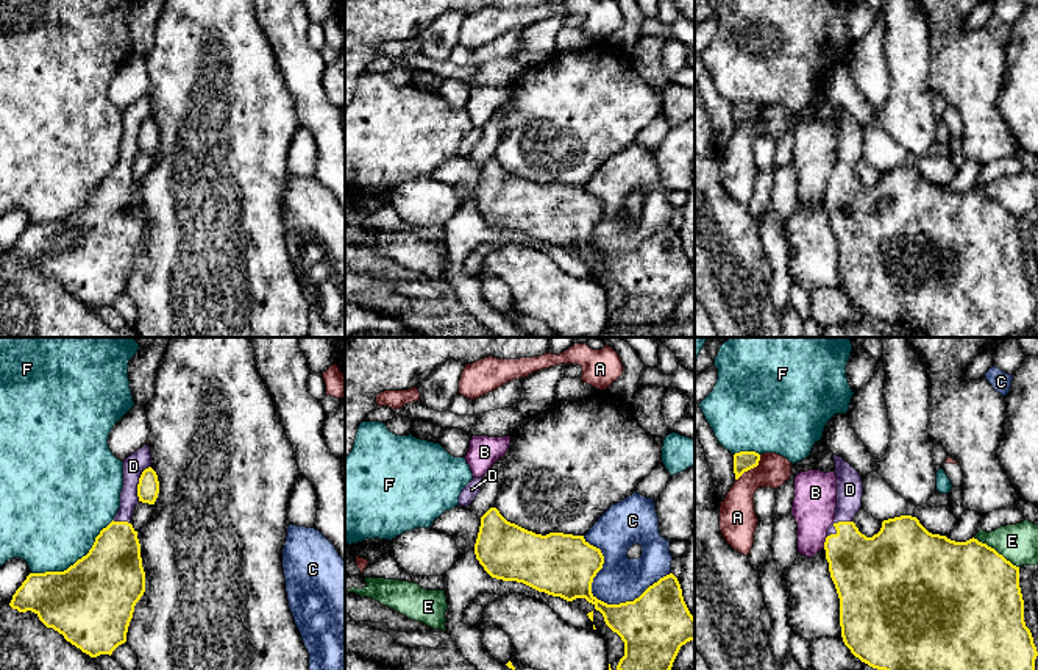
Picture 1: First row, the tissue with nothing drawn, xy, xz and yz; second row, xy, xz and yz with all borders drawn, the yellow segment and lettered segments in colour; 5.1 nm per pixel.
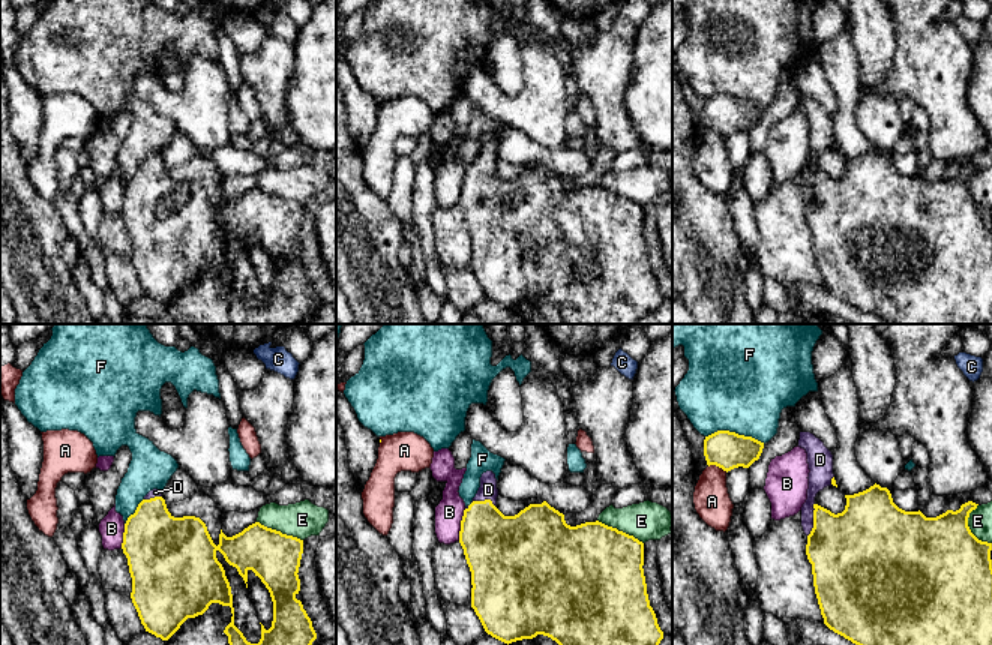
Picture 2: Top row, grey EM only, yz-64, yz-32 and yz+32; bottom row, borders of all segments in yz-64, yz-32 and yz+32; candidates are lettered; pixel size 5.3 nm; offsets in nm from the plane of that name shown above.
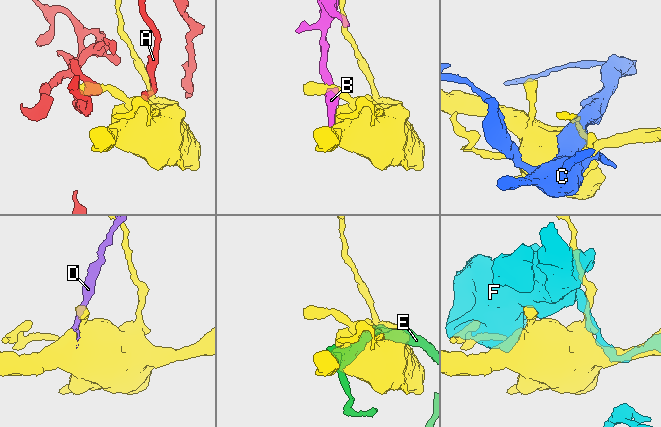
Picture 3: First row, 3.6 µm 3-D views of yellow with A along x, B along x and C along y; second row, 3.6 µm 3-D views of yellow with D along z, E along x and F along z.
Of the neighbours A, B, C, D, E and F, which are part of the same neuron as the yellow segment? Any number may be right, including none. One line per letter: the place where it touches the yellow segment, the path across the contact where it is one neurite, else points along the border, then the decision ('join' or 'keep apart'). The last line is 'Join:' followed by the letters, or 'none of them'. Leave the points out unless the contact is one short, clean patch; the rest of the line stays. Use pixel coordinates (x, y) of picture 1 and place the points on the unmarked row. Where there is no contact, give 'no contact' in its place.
A: yz (751, 117) | along yz (760, 105), (759, 113), (735, 130) | keep apart
B: yz (824, 192) | keep apart
C: xz (600, 250) | keep apart
D: yz (835, 174) | join
E: yz (995, 200) | keep apart
F: xy (77, 211) | keep apart
Join: D

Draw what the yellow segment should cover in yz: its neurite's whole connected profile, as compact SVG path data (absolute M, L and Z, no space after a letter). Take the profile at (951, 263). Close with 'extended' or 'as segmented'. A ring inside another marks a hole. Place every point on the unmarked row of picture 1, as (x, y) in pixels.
M834 105L834 111L837 158L834 173L827 180L824 203L840 248L841 287L851 303L873 319L896 326L915 325L929 337L1008 337L1013 333L1038 337L1038 301L1024 272L1019 217L974 187L955 192L932 184L912 166L883 170L880 181L866 187L854 173L862 158L862 125L843 108Z; extended

